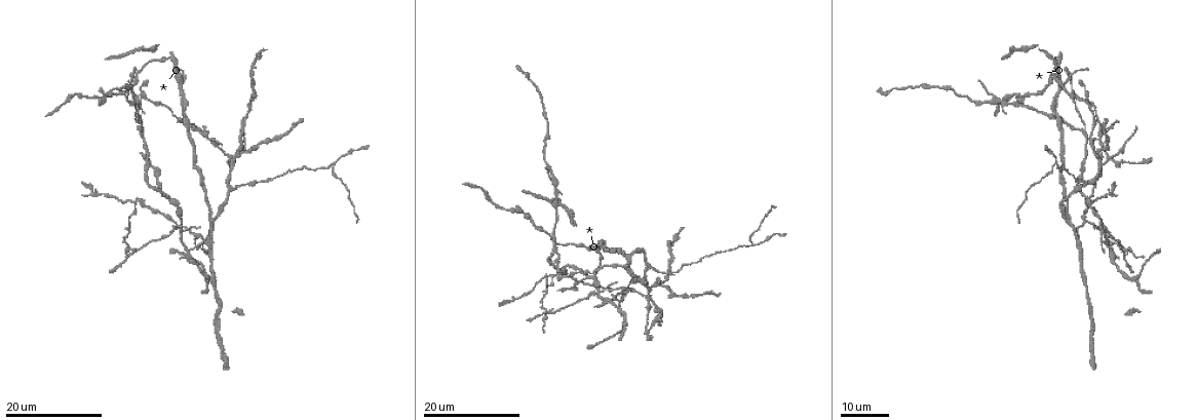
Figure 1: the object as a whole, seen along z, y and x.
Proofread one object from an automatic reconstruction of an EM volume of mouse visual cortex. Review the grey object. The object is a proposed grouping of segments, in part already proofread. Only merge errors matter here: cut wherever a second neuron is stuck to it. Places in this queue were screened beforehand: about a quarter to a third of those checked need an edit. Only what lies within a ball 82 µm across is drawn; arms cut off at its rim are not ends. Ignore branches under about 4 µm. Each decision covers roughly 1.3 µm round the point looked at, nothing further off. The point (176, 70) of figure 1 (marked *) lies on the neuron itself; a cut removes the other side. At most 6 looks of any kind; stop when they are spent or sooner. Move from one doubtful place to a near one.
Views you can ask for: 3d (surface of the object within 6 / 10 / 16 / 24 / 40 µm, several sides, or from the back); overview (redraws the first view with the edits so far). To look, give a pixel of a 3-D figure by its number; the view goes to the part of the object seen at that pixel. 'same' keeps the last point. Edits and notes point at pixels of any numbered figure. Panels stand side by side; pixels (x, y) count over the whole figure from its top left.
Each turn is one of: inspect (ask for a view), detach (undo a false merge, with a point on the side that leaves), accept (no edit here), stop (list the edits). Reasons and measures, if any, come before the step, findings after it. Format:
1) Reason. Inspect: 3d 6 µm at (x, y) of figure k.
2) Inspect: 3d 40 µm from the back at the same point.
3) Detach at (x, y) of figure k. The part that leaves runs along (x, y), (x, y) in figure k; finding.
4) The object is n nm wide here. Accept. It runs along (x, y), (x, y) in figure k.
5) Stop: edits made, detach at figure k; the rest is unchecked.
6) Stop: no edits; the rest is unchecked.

Inspect: 3d 16 µm at (1065, 220) of figure 1.

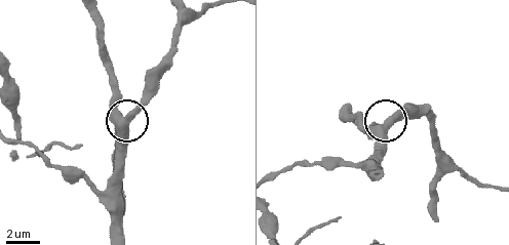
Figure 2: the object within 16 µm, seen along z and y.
Inspect: 3d 10 µm at (127, 121) of figure 2.

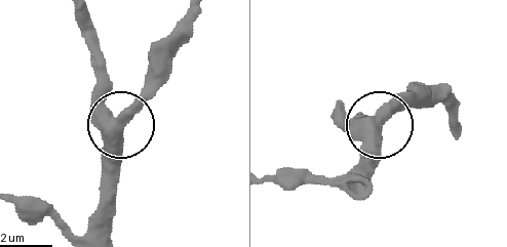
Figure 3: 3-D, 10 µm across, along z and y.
The side arm is 54 µm long. Accept. It runs along (76, 14), (102, 107), (113, 120), (126, 120), (164, 82) in figure 3; one neuron here.

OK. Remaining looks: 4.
Two arms in line, one across. Inspect: 3d 24 µm at (334, 163) of figure 1.

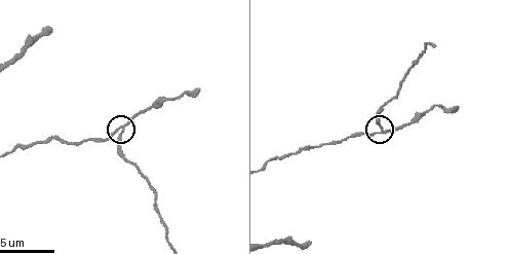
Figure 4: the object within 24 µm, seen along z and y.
Inspect: 3d 10 µm at (123, 126) of figure 4.

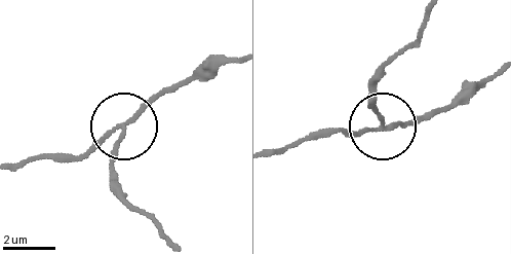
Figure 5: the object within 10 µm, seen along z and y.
Detach at (114, 168) of figure 5. The part that leaves runs along (122, 135), (115, 181), (166, 237) in figure 5; a second neuron is stuck on.

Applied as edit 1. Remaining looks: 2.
Small branch off a trunk. Inspect: 3d 24 µm at (189, 251) of figure 1.

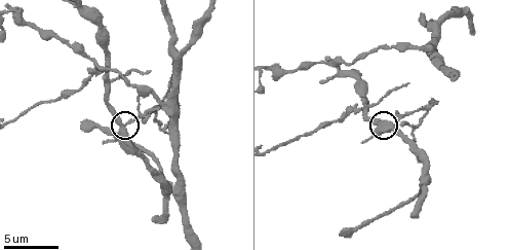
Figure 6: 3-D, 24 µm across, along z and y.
Inspect: 3d 6 µm at (126, 124) of figure 6.

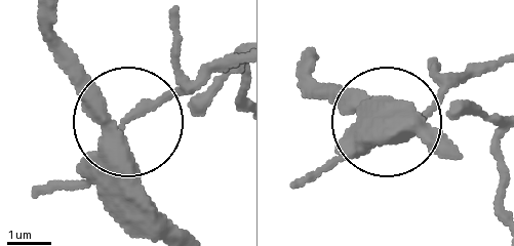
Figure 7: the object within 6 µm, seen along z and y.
3 arms meet here. Detach at (61, 187) of figure 7. Two neurons meet here.

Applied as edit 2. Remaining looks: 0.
Stop: edits made, detach at figure 5, detach at figure 7; the rest is unchecked.

